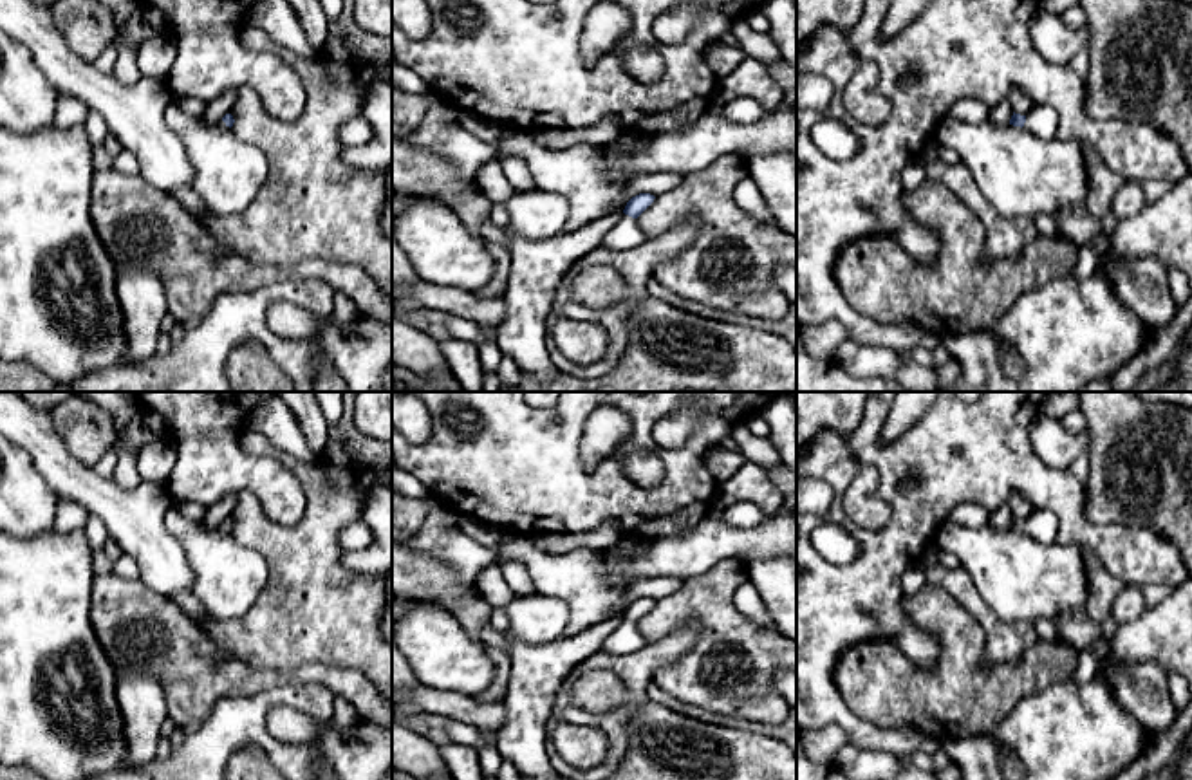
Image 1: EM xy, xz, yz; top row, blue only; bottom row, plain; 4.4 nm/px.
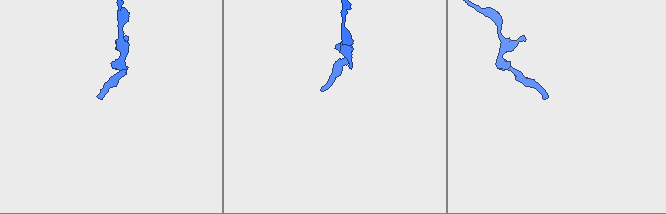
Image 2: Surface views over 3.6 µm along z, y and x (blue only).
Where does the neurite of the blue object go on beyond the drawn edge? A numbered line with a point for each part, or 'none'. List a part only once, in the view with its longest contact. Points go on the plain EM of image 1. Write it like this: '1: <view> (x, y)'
1: xz (625, 640)

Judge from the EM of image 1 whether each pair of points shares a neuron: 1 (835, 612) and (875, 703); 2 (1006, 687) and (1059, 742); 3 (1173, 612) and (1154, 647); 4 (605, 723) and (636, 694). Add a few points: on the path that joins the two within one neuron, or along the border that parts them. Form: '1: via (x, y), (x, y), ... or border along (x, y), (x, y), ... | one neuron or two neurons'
1: border along (891, 643), (849, 645), (835, 667), (837, 687) | two neurons
2: border along (1059, 681), (1026, 696), (992, 732) | two neurons
3: via (1173, 622), (1173, 629), (1164, 638) | one neuron
4: via (614, 723), (634, 703) | one neuron

